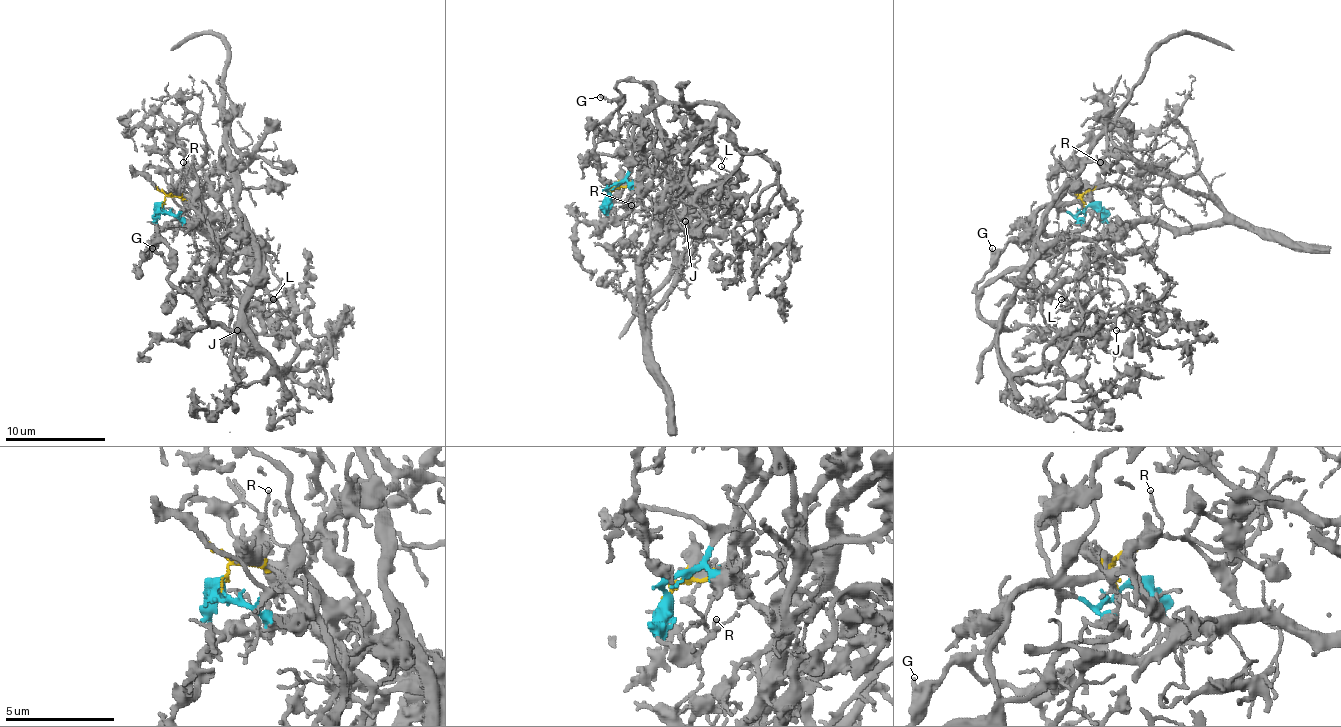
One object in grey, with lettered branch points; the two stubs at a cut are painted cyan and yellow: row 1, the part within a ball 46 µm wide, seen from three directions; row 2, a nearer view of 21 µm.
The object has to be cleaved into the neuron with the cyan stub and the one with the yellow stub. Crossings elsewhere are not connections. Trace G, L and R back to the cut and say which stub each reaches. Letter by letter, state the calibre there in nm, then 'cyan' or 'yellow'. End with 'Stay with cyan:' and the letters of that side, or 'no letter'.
G: calibre 190 nm; cyan
L: calibre 100 nm; yellow
R: calibre 110 nm; yellow
Stay with cyan: G

